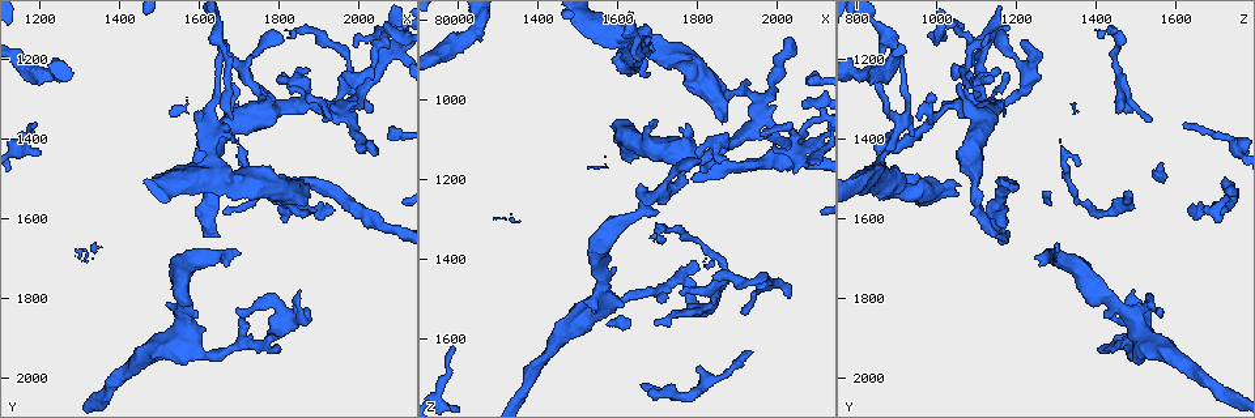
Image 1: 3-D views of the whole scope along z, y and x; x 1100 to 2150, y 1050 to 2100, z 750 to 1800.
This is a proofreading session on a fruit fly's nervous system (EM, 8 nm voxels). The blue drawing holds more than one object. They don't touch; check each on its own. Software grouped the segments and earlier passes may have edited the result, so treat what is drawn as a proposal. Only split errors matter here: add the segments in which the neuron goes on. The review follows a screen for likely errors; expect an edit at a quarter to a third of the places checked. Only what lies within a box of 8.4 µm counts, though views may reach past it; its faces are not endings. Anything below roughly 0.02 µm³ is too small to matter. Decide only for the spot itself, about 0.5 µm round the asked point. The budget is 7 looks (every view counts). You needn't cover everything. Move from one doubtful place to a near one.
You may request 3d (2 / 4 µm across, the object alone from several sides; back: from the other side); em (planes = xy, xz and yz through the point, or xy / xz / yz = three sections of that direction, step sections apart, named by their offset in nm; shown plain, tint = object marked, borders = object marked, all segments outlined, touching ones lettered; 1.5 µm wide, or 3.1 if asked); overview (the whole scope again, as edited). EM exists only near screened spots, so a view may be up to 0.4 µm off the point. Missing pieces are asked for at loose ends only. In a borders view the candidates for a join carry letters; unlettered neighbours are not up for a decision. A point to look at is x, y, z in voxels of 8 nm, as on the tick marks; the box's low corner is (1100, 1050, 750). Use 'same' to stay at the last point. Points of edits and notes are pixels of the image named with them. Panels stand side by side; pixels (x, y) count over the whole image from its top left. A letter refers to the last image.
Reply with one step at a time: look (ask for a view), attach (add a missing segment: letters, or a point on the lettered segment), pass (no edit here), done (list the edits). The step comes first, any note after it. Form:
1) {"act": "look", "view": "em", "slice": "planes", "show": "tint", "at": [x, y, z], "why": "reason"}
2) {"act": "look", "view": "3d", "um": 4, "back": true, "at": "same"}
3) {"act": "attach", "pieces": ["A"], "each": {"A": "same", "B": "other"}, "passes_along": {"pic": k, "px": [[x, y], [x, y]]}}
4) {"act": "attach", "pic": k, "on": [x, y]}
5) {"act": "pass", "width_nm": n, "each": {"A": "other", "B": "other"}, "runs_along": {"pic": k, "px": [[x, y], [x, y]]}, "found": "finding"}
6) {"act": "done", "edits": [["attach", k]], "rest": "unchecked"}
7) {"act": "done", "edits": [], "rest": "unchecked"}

{"act": "look", "view": "em", "slice": "yz", "step": 8, "show": "borders", "at": [2035, 1435, 855], "why": "thin end"}

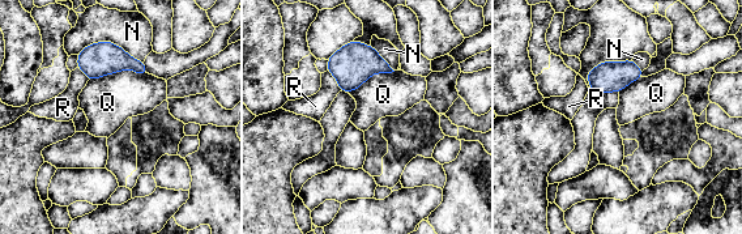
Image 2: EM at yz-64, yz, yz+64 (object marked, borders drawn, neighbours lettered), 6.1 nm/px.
{"act": "look", "view": "em", "slice": "planes", "show": "borders", "at": "same", "why": "cut it another way"}

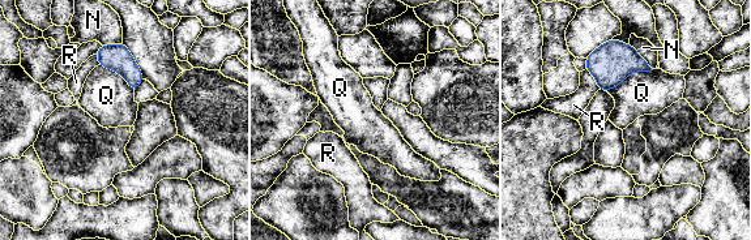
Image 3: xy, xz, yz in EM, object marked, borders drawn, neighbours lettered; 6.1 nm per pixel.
{"act": "pass", "width_nm": 240, "each": {"N": "other", "Q": "other", "R": "other"}, "found": "none of them fits"}

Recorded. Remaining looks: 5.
{"act": "look", "view": "em", "slice": "planes", "show": "borders", "at": [1860, 1515, 1060], "why": "branch stops here"}

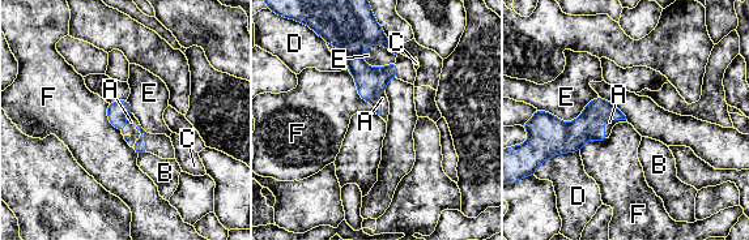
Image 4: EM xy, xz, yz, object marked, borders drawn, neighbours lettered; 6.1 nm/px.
{"act": "attach", "pieces": ["A"], "each": {"A": "same", "B": "other", "C": "other", "D": "other", "E": "other", "F": "other"}, "found": "it goes on there"}

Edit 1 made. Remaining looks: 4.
{"act": "look", "view": "em", "slice": "planes", "show": "borders", "at": [1835, 1135, 1450], "why": "branch stops here"}

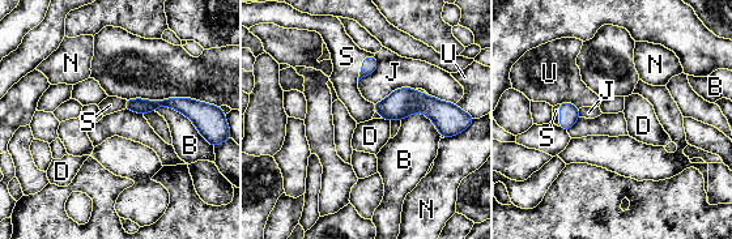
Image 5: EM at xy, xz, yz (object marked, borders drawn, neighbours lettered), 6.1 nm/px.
{"act": "attach", "pieces": ["S"], "longest_contact_nm": ["B", 340], "each": {"B": "other", "D": "other", "J": "other", "N": "other", "S": "same", "U": "other"}, "found": "the neuron continues"}

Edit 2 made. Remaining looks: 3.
{"act": "done", "edits": [["attach", 4], ["attach", 5]], "rest": "unchecked"}

